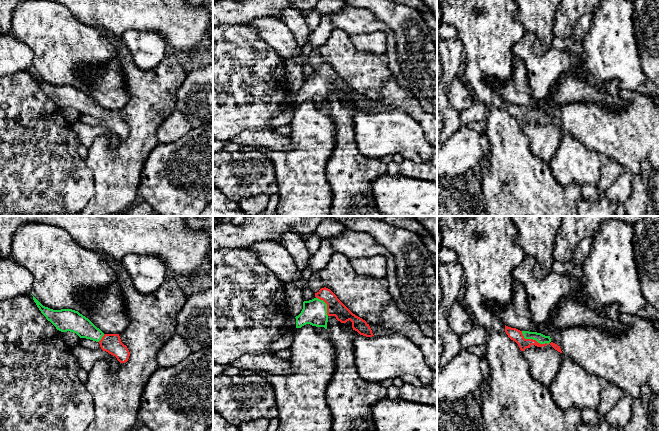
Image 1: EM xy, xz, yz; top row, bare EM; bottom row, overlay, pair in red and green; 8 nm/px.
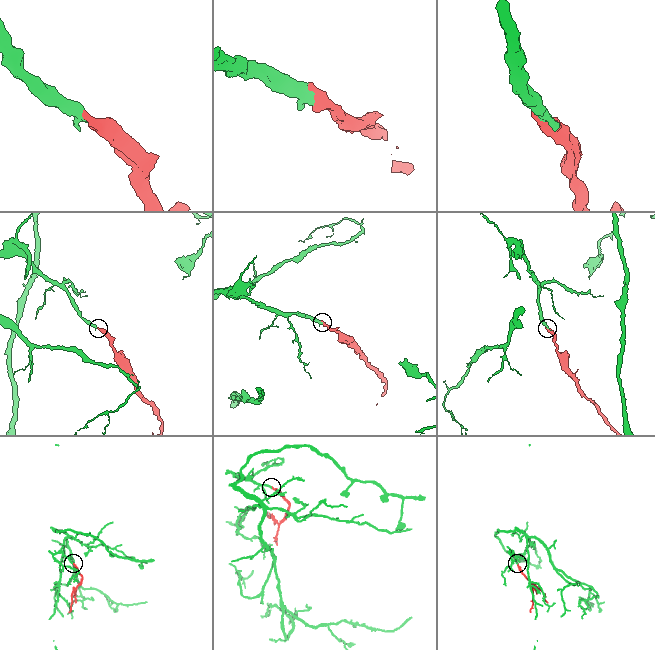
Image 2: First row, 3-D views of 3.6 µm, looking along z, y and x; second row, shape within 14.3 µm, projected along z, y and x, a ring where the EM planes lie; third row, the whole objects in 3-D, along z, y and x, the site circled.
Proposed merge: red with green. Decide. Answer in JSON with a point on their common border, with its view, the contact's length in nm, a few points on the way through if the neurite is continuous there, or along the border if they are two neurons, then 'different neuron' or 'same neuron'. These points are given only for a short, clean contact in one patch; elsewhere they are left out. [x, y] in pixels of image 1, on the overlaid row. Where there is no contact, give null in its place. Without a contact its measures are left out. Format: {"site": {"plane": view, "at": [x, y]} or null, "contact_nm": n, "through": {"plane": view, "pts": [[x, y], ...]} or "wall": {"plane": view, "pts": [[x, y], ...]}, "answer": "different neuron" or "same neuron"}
{"site": {"plane": "yz", "at": [534, 340]}, "contact_nm": 260, "through": {"plane": "yz", "pts": [[514, 334], [534, 340], [540, 338]]}, "answer": "same neuron"}

